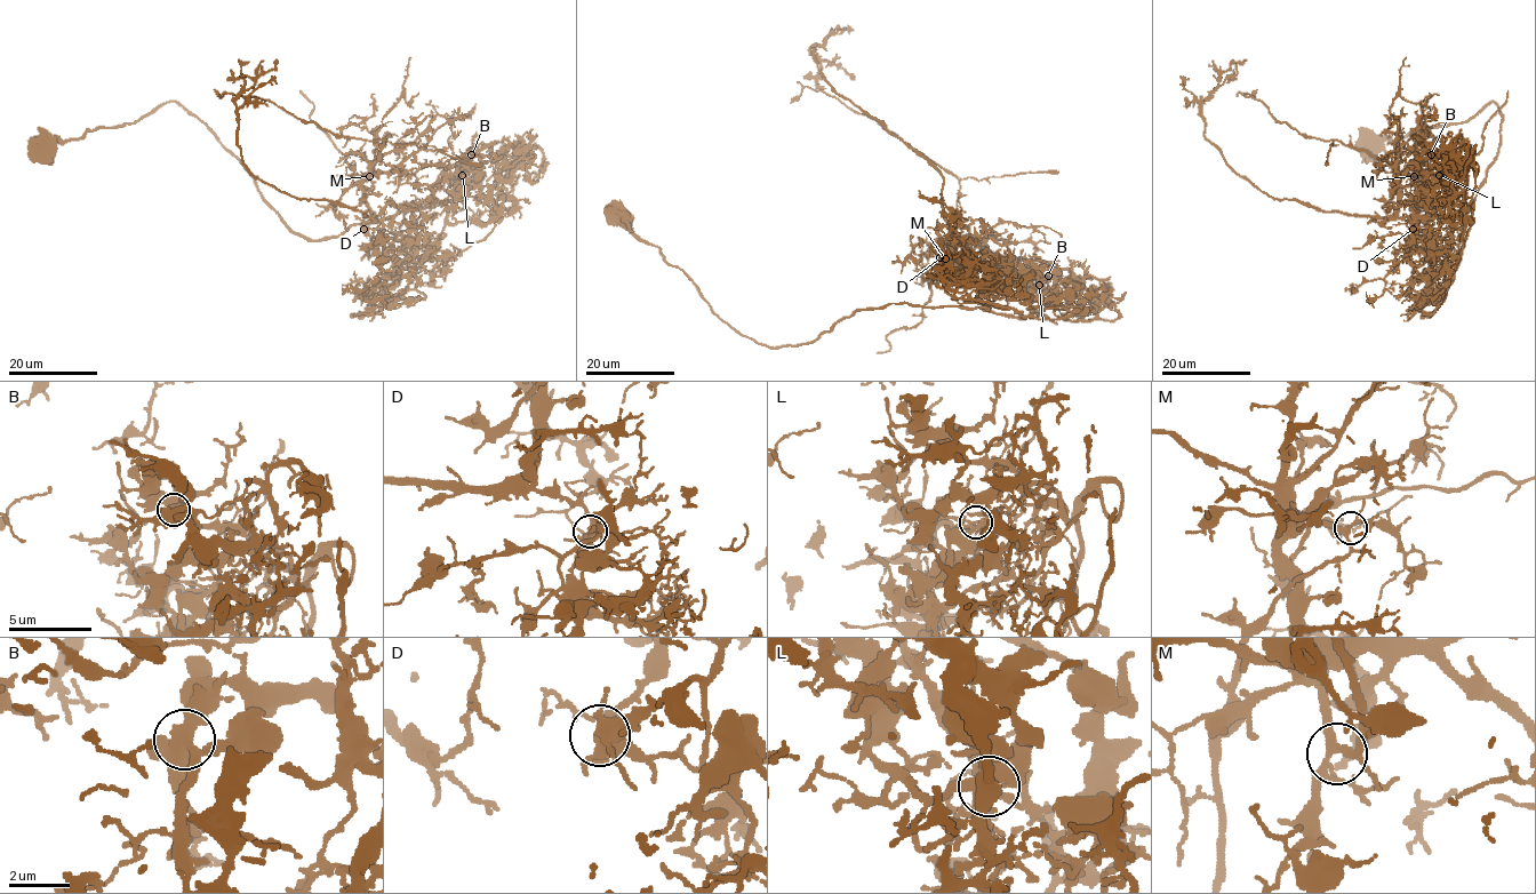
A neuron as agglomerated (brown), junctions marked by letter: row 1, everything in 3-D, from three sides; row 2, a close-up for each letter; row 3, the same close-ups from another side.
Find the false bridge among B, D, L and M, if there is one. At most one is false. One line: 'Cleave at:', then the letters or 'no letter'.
Cleave at: L

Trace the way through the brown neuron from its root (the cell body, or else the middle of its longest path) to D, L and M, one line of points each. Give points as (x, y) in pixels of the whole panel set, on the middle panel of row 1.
D: (621, 216), (720, 319), (769, 348), (814, 342), (864, 309), (994, 300), (984, 269), (940, 257)
L: (621, 216), (686, 274), (720, 319), (769, 348), (814, 342), (855, 311), (892, 303), (1037, 318), (1038, 285)
M: (621, 216), (769, 348), (892, 303), (986, 308), (986, 271), (945, 261), (951, 244), (938, 240), (945, 258)

